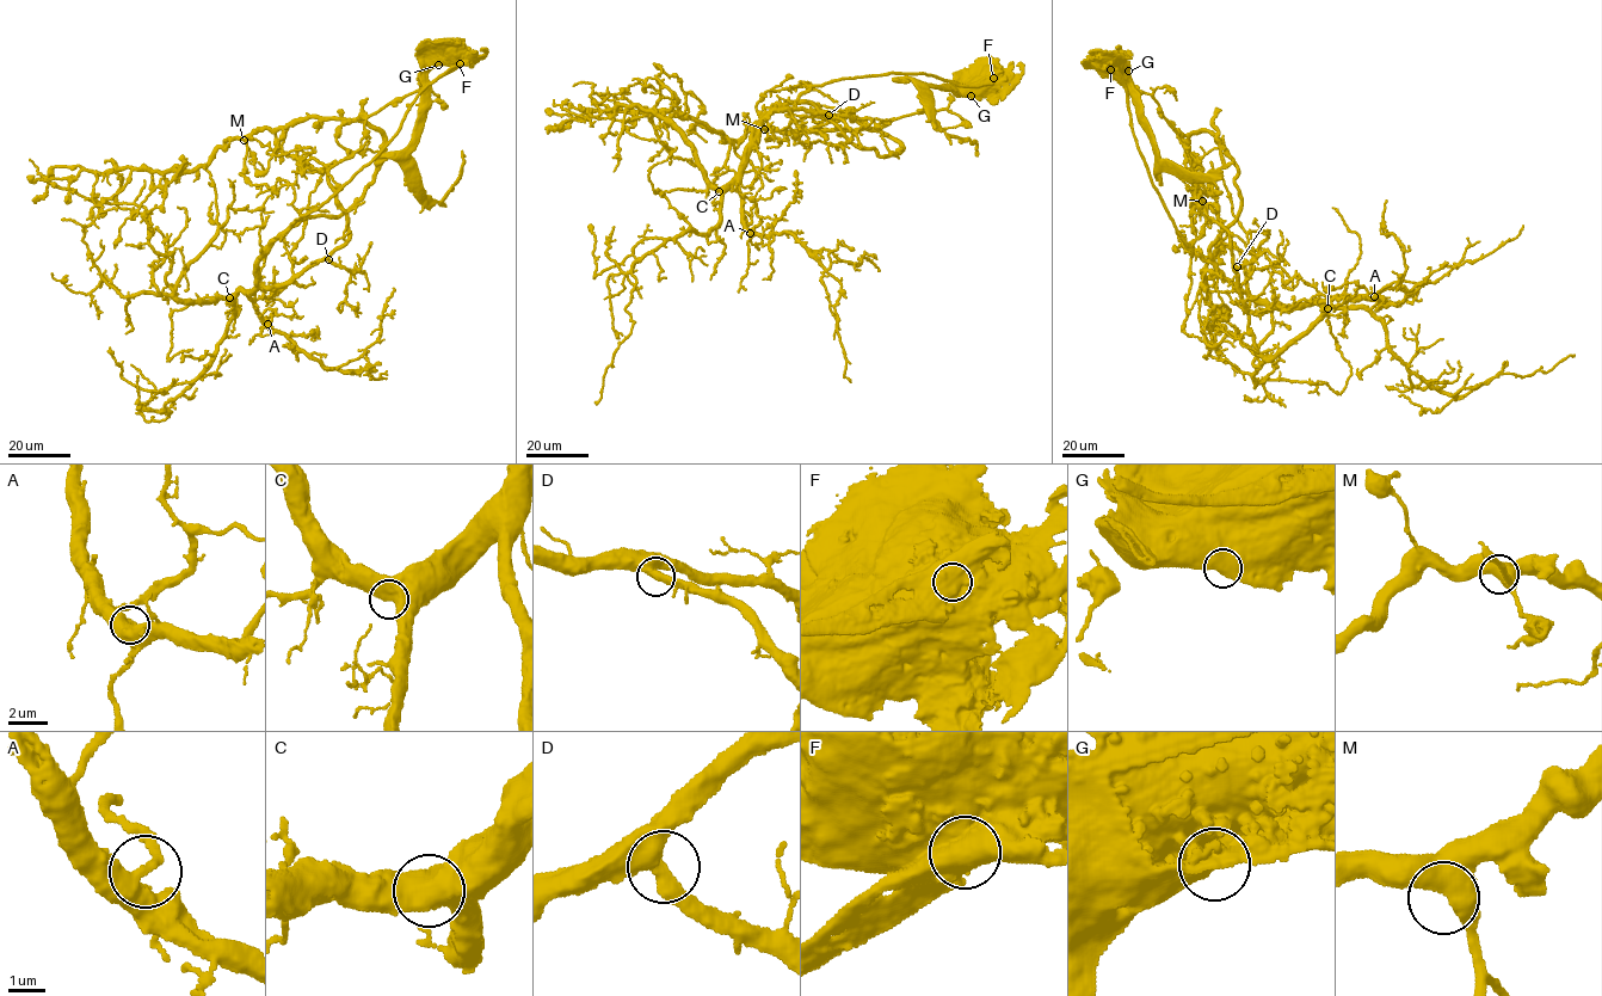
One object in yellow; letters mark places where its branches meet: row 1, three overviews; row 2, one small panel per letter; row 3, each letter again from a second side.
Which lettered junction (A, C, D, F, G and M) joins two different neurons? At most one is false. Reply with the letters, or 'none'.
F

